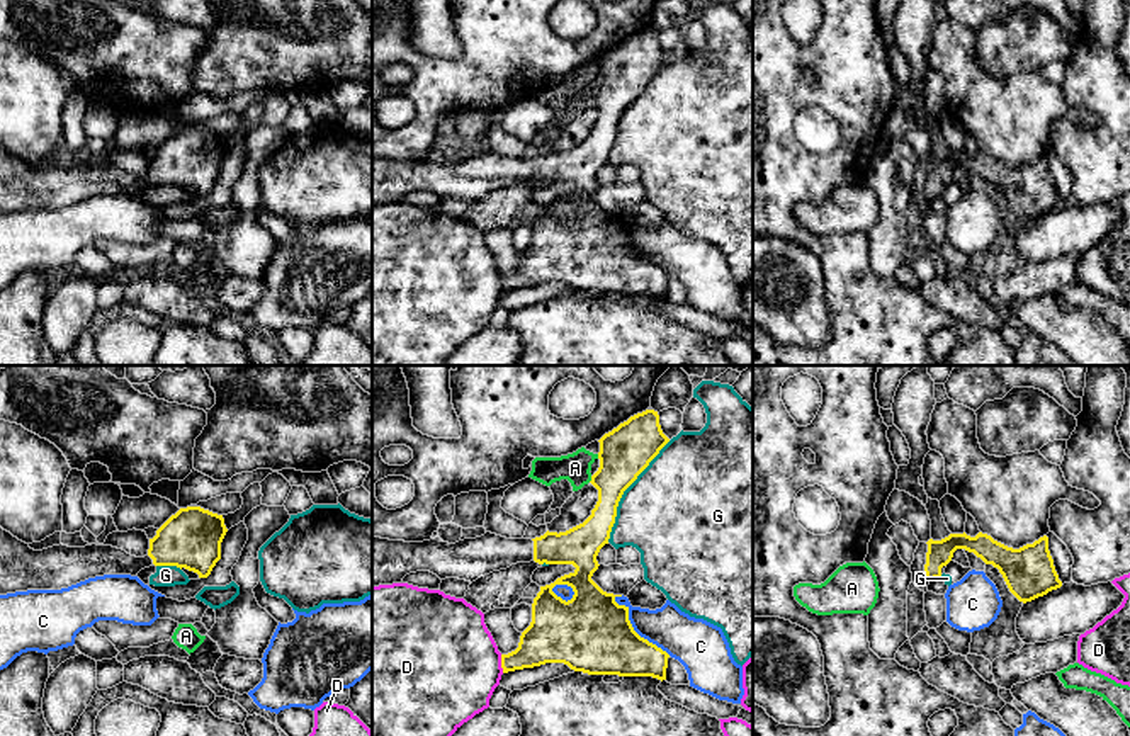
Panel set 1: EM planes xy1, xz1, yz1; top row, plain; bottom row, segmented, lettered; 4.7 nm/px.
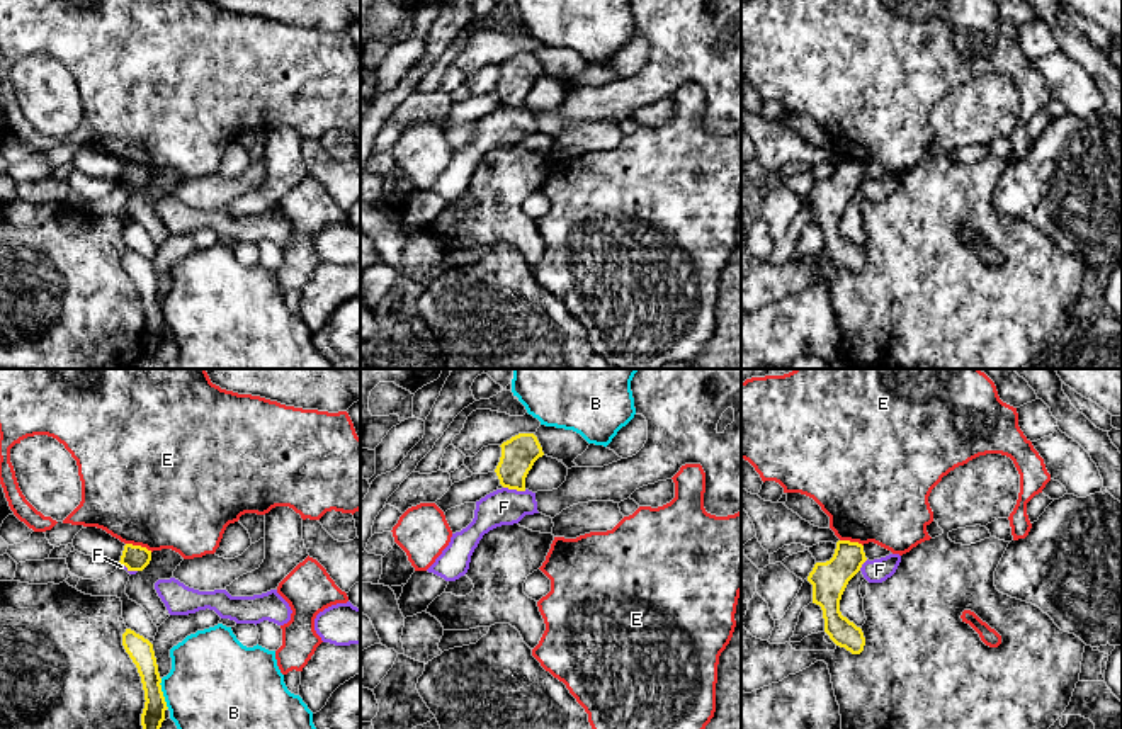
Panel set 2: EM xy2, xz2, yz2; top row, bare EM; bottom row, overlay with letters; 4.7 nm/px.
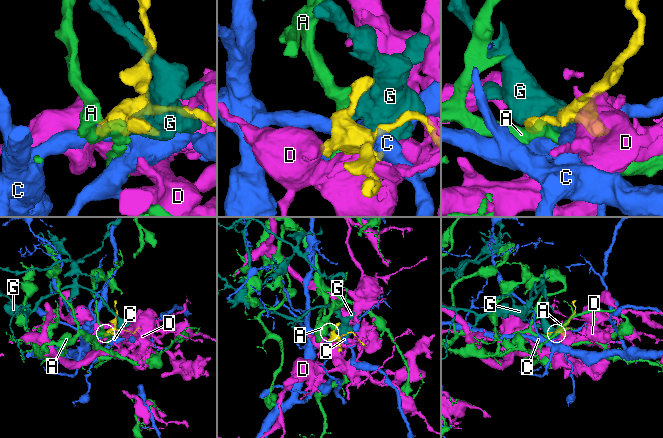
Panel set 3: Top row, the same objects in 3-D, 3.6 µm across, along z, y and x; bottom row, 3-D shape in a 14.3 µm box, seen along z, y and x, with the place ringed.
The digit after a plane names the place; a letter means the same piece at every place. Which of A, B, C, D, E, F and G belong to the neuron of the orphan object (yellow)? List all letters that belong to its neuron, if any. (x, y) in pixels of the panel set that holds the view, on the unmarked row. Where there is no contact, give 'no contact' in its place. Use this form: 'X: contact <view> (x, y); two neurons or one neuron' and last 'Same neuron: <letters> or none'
A: contact xz1 (592, 99); two neurons
B: contact xy2 (162, 313); two neurons
C: contact xz1 (632, 249); two neurons
D: contact xz1 (502, 283); two neurons
E: contact xy2 (140, 165); two neurons
F: contact xz2 (515, 107); two neurons
G: contact xz1 (624, 109); two neurons
Same neuron: none

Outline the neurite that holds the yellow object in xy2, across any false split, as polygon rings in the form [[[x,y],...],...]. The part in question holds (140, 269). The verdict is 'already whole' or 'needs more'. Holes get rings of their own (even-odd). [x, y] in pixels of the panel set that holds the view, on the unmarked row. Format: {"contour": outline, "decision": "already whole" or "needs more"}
{"contour": [[[131,248],[122,253],[122,265],[138,287],[144,309],[144,328],[141,333],[141,345],[144,355],[158,355],[162,342],[165,340],[167,321],[162,311],[162,297],[153,270],[153,263]]], "decision": "already whole"}

